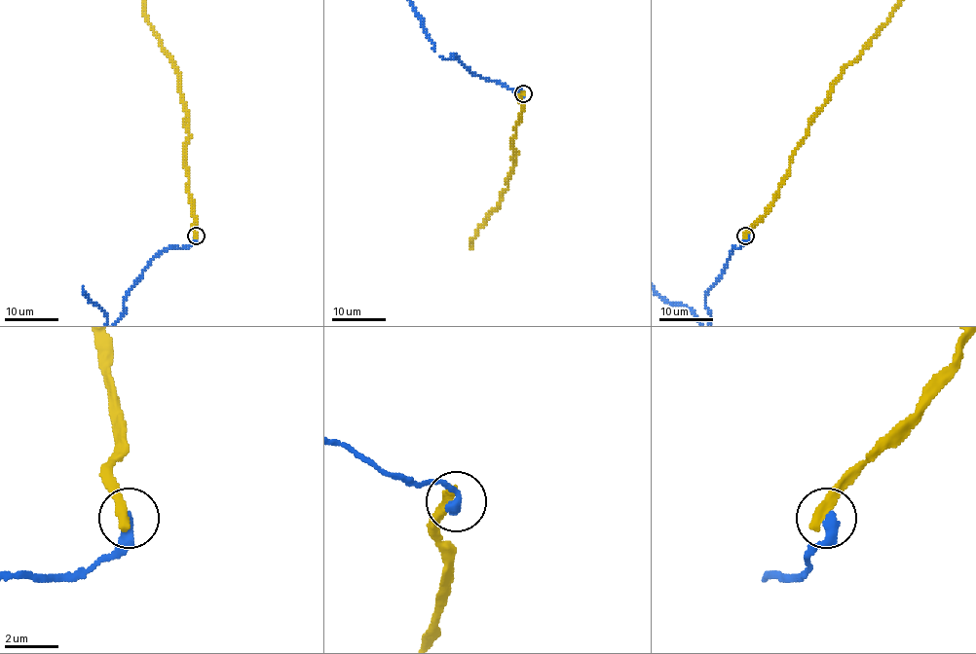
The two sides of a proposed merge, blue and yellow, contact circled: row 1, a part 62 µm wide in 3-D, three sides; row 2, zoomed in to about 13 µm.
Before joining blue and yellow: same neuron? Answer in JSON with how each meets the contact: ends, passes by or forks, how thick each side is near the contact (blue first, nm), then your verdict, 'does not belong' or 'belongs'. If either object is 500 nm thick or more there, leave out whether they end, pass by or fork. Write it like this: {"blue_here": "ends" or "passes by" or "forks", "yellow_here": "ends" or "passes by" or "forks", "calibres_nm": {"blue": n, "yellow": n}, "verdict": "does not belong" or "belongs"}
{"blue_here": "ends", "yellow_here": "ends", "calibres_nm": {"blue": 400, "yellow": 440}, "verdict": "does not belong"}

